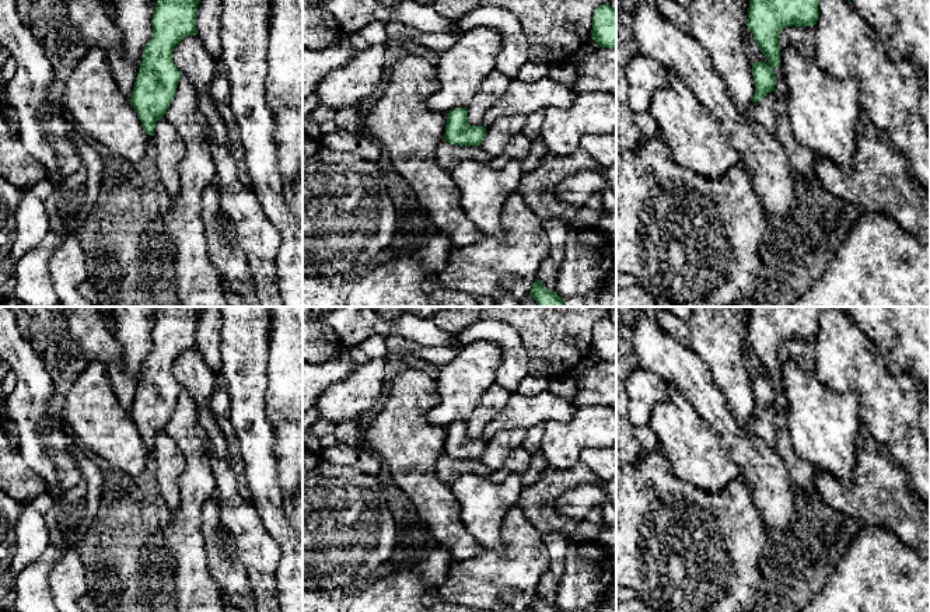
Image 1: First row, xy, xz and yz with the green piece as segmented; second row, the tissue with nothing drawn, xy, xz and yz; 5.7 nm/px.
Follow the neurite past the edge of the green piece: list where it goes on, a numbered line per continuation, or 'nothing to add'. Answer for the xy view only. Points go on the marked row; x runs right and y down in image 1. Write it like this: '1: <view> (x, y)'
nothing to add

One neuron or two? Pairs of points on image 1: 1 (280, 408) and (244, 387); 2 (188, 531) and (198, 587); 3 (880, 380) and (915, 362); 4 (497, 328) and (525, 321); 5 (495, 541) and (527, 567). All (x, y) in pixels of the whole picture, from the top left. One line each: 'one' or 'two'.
1: two
2: one
3: two
4: two
5: two

